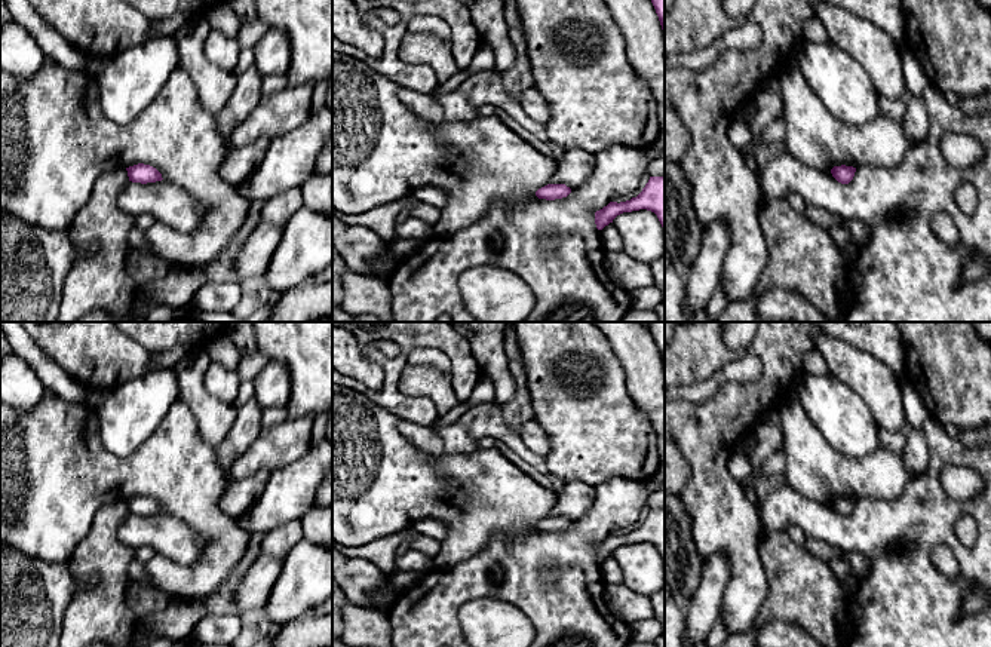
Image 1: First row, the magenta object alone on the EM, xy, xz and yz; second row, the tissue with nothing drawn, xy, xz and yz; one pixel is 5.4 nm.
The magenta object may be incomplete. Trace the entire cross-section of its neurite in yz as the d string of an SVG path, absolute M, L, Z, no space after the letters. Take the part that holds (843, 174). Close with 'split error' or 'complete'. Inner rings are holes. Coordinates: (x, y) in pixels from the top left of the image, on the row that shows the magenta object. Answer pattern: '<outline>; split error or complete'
M846 165L834 166L831 169L832 177L841 184L849 184L853 180L855 172L856 172L856 168L846 166Z; complete

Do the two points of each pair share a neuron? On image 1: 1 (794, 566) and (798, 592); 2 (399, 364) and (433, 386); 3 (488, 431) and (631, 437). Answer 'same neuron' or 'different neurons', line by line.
1: same neuron
2: different neurons
3: different neurons

